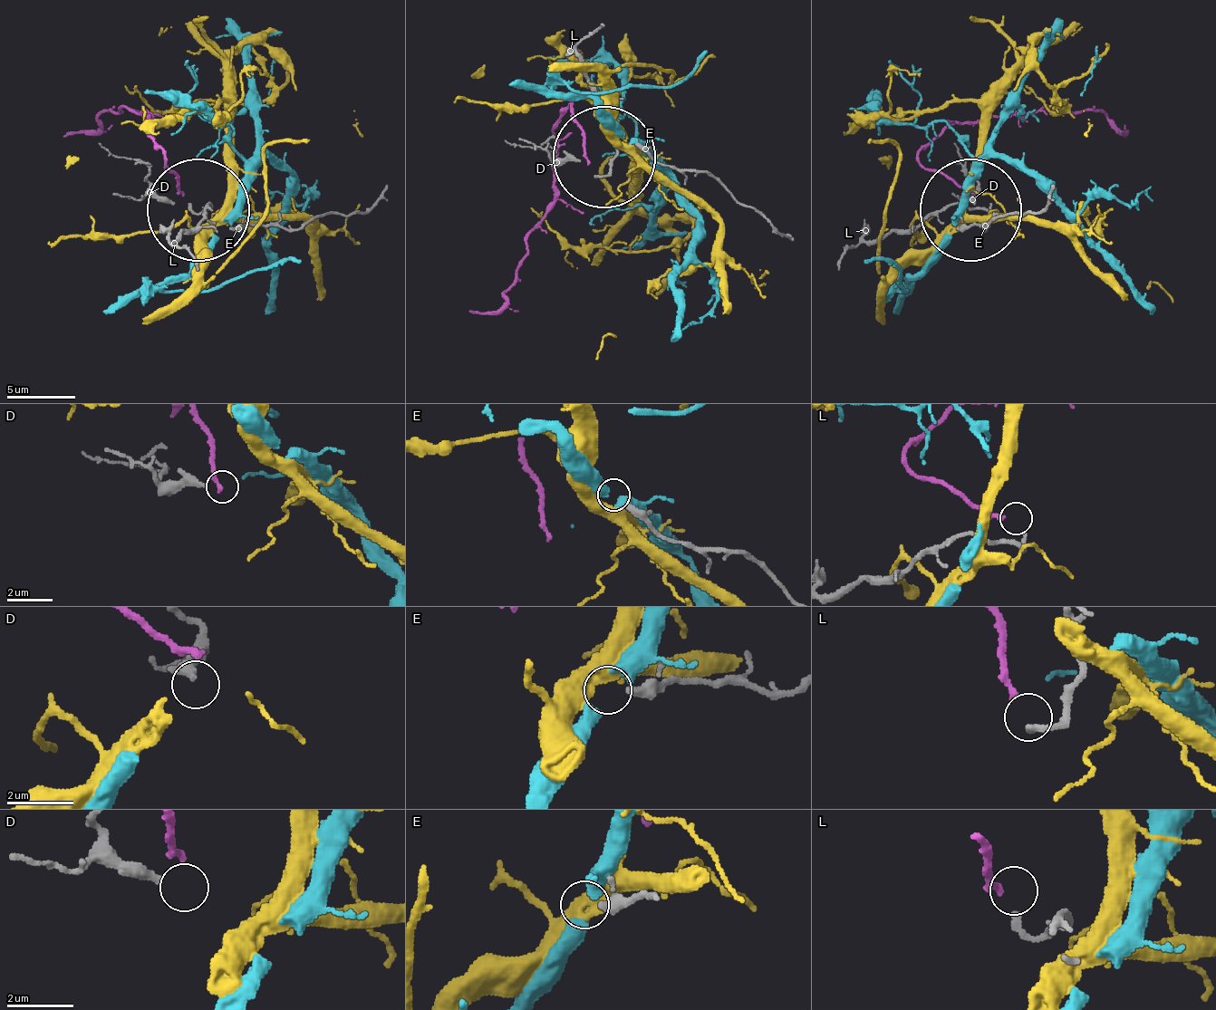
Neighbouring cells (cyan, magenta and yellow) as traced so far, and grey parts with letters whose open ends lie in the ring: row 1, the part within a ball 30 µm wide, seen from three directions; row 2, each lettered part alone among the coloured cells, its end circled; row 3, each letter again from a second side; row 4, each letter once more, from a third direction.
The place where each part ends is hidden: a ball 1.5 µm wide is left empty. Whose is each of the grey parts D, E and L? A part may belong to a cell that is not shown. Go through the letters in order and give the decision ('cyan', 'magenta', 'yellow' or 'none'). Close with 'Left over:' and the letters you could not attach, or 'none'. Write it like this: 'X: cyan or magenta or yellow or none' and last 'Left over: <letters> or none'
D: none
E: none
L: magenta
Left over: D, E

